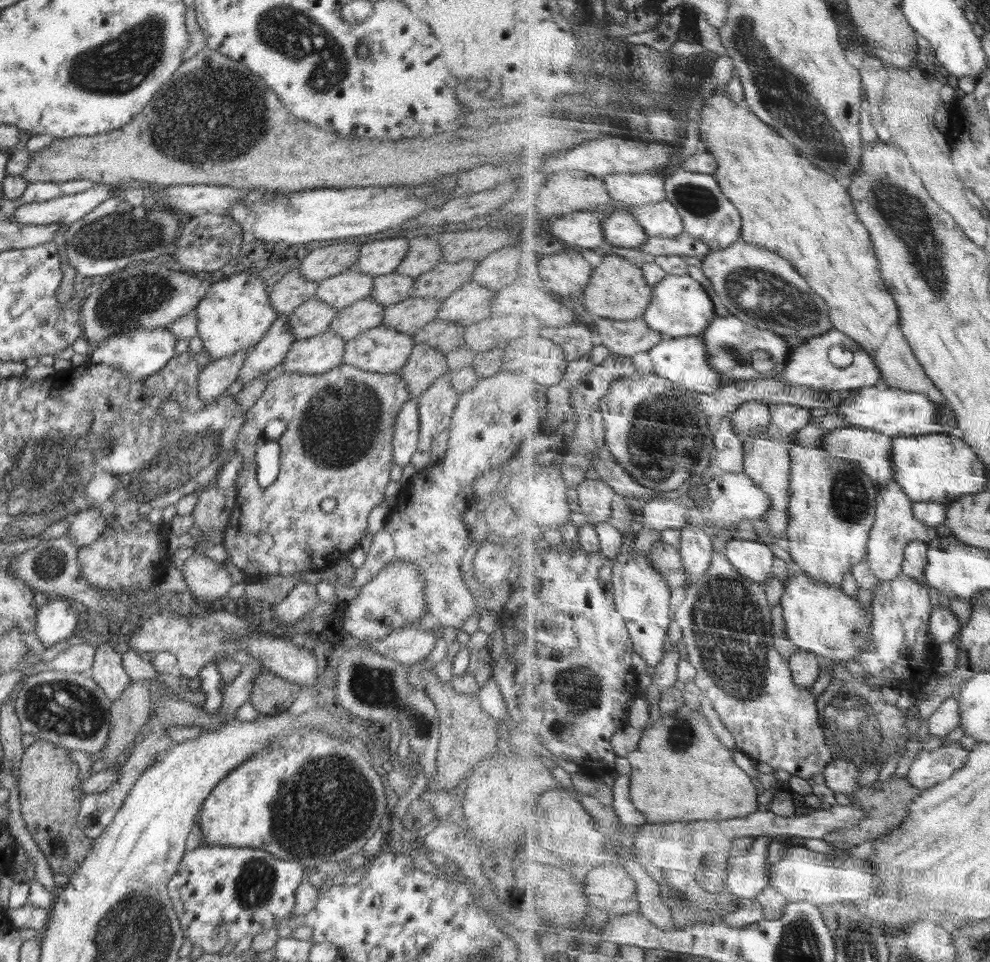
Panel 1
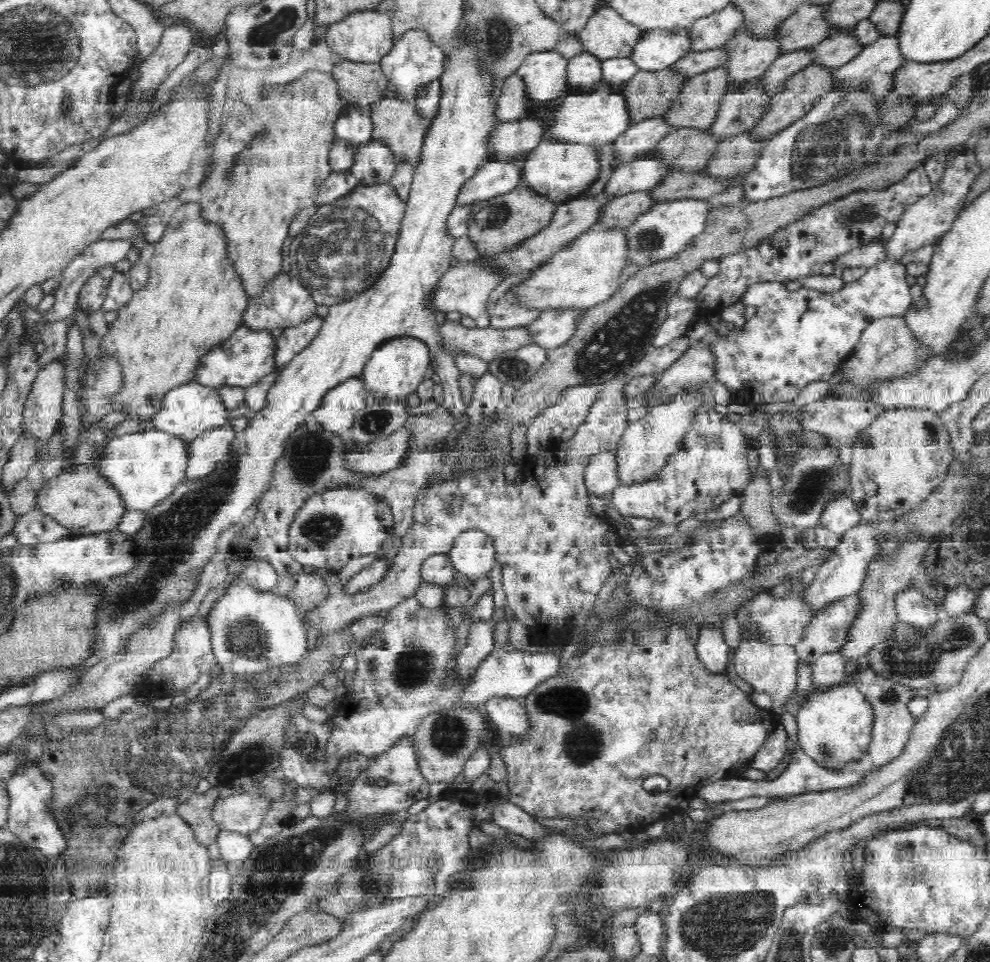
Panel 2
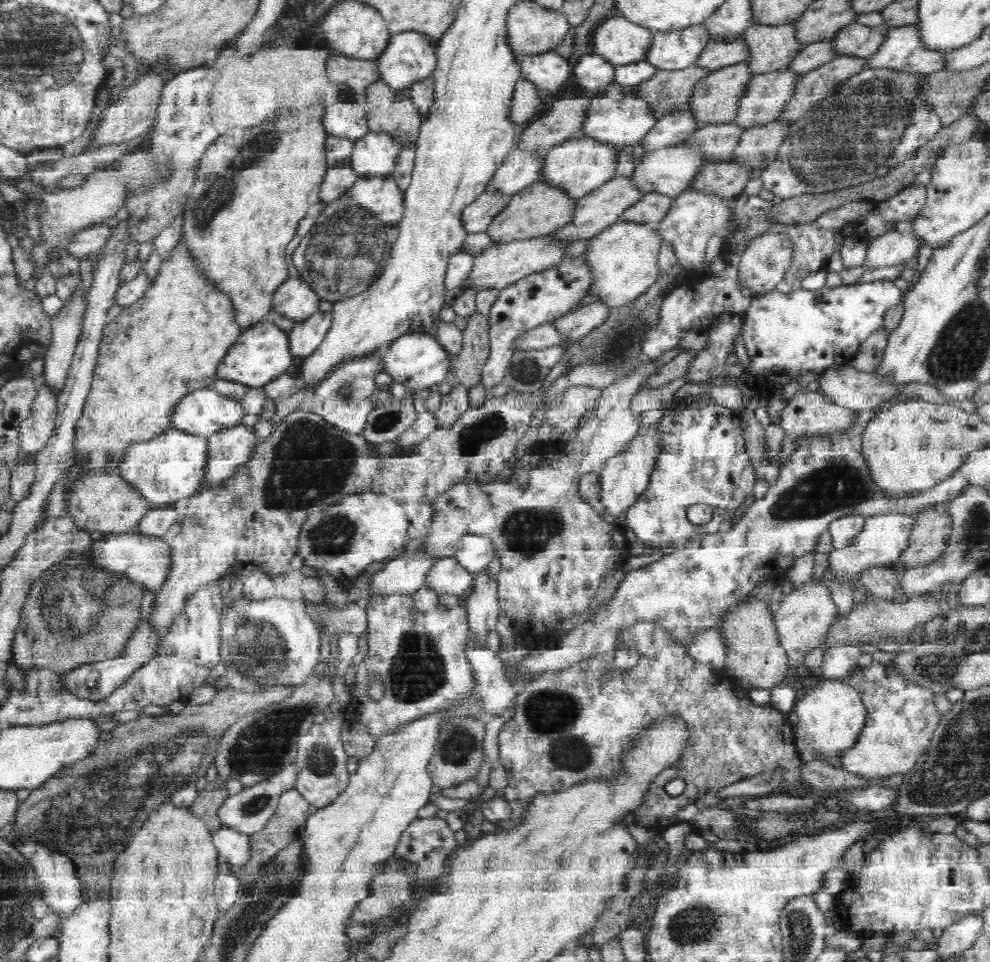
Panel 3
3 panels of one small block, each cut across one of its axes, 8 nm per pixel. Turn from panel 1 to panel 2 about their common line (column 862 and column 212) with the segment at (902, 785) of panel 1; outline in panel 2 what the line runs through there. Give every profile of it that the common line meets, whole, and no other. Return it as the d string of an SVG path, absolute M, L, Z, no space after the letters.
M210 788L192 795L176 807L176 814L192 829L195 840L205 847L217 842L221 831L210 816L212 806L219 799L218 792L218 789Z

